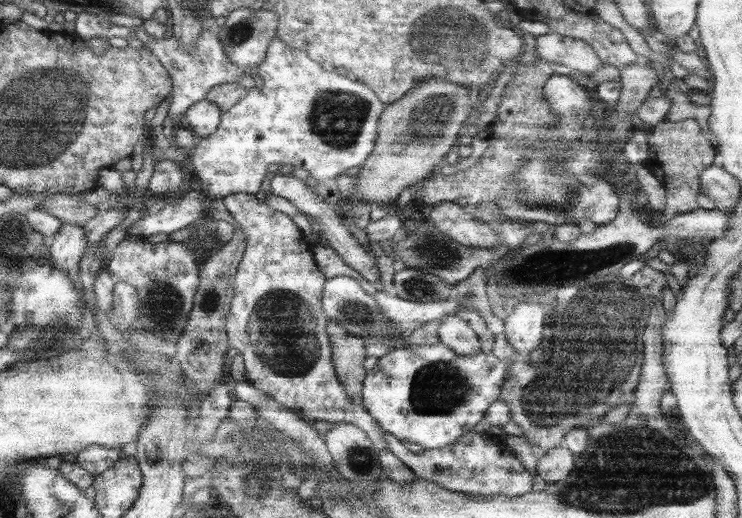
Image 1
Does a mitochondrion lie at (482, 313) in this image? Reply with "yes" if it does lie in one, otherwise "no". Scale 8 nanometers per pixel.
no

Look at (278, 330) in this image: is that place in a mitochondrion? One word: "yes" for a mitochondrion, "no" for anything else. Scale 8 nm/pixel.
yes

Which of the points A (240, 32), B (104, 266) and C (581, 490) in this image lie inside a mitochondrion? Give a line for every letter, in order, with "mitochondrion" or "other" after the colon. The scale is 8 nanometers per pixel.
A: mitochondrion
B: other
C: mitochondrion

